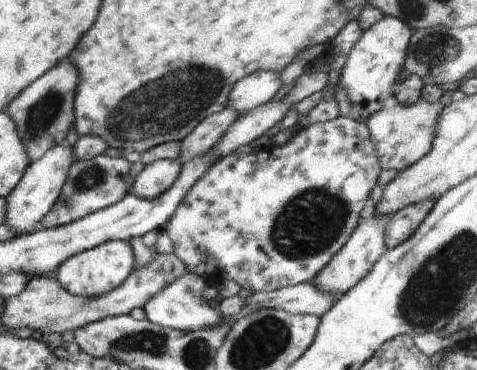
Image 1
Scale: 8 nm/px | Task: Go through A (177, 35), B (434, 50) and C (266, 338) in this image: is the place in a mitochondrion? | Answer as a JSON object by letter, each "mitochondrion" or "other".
{"A":"other","B":"mitochondrion","C":"mitochondrion"}

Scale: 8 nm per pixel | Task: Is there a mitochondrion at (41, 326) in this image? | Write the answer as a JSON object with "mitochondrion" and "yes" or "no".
{"mitochondrion":"no"}

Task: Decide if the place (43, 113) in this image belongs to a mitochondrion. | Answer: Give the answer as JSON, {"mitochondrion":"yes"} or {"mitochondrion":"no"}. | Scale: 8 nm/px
{"mitochondrion":"yes"}

